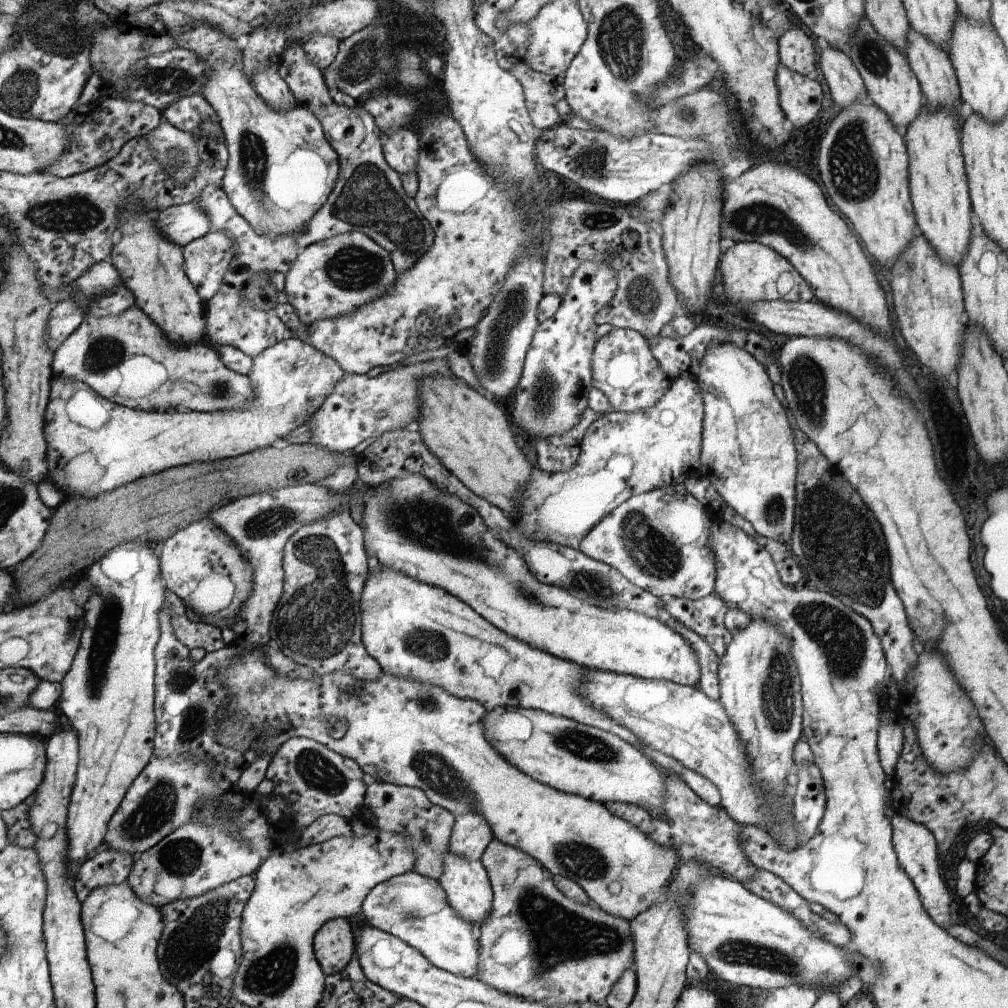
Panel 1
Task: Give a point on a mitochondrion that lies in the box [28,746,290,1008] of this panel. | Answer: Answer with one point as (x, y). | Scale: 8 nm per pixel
(195, 941)

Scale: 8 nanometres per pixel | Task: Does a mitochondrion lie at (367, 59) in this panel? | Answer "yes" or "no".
yes

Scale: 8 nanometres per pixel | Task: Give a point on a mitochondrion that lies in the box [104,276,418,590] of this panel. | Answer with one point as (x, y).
(267, 523)

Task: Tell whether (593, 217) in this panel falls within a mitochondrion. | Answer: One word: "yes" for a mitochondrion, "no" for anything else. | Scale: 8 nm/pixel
yes

